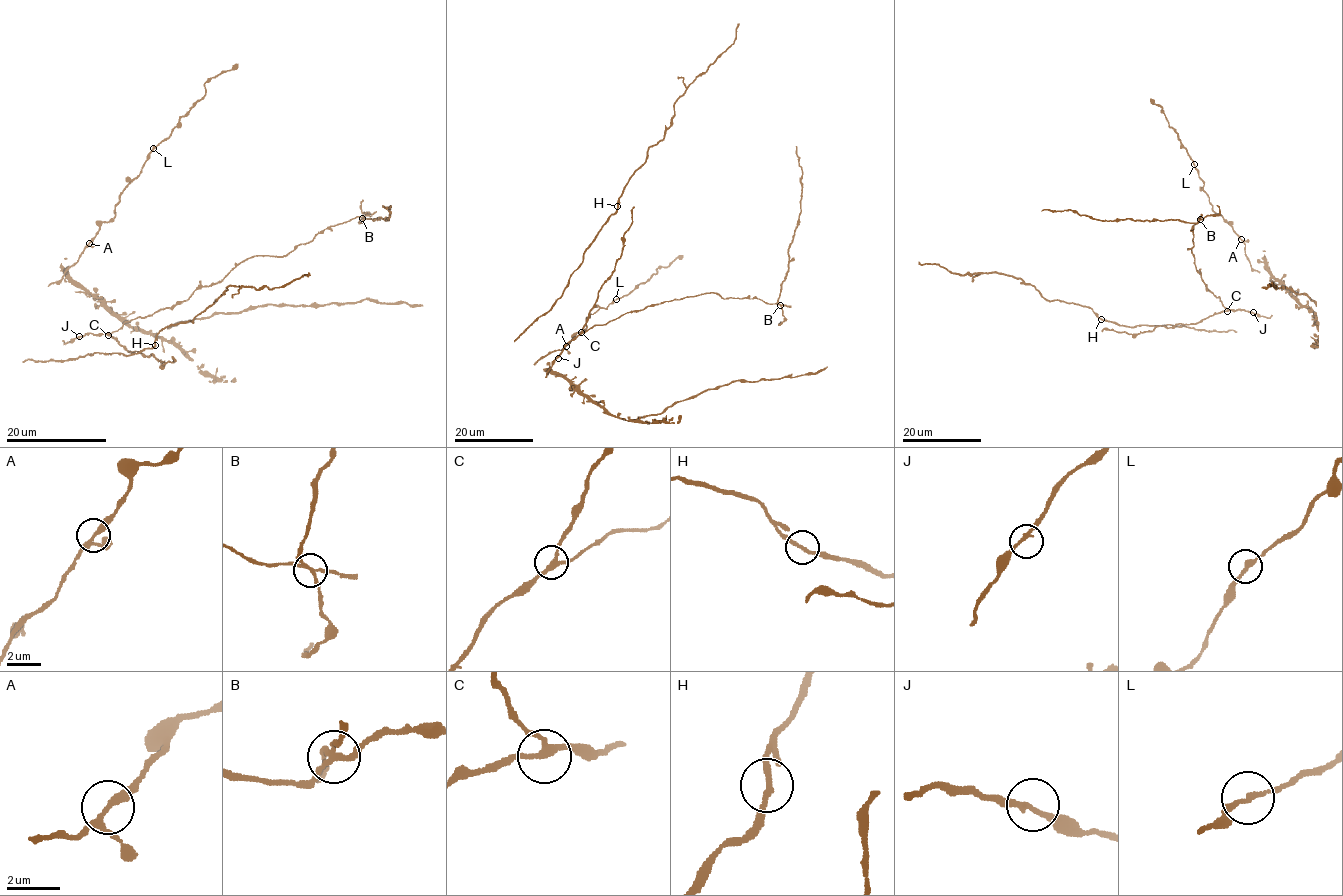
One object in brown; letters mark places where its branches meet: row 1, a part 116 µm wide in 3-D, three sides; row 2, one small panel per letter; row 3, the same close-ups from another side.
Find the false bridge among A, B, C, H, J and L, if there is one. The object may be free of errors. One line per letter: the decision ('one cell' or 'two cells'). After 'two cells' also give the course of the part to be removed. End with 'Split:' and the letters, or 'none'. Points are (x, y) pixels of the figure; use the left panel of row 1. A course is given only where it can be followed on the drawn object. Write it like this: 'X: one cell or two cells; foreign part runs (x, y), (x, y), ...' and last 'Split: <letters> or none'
A: one cell
B: two cells; foreign part runs (362, 218), (359, 222), (366, 218), (388, 219), (391, 206), (382, 207)
C: one cell
H: one cell
J: one cell
L: one cell
Split: B

